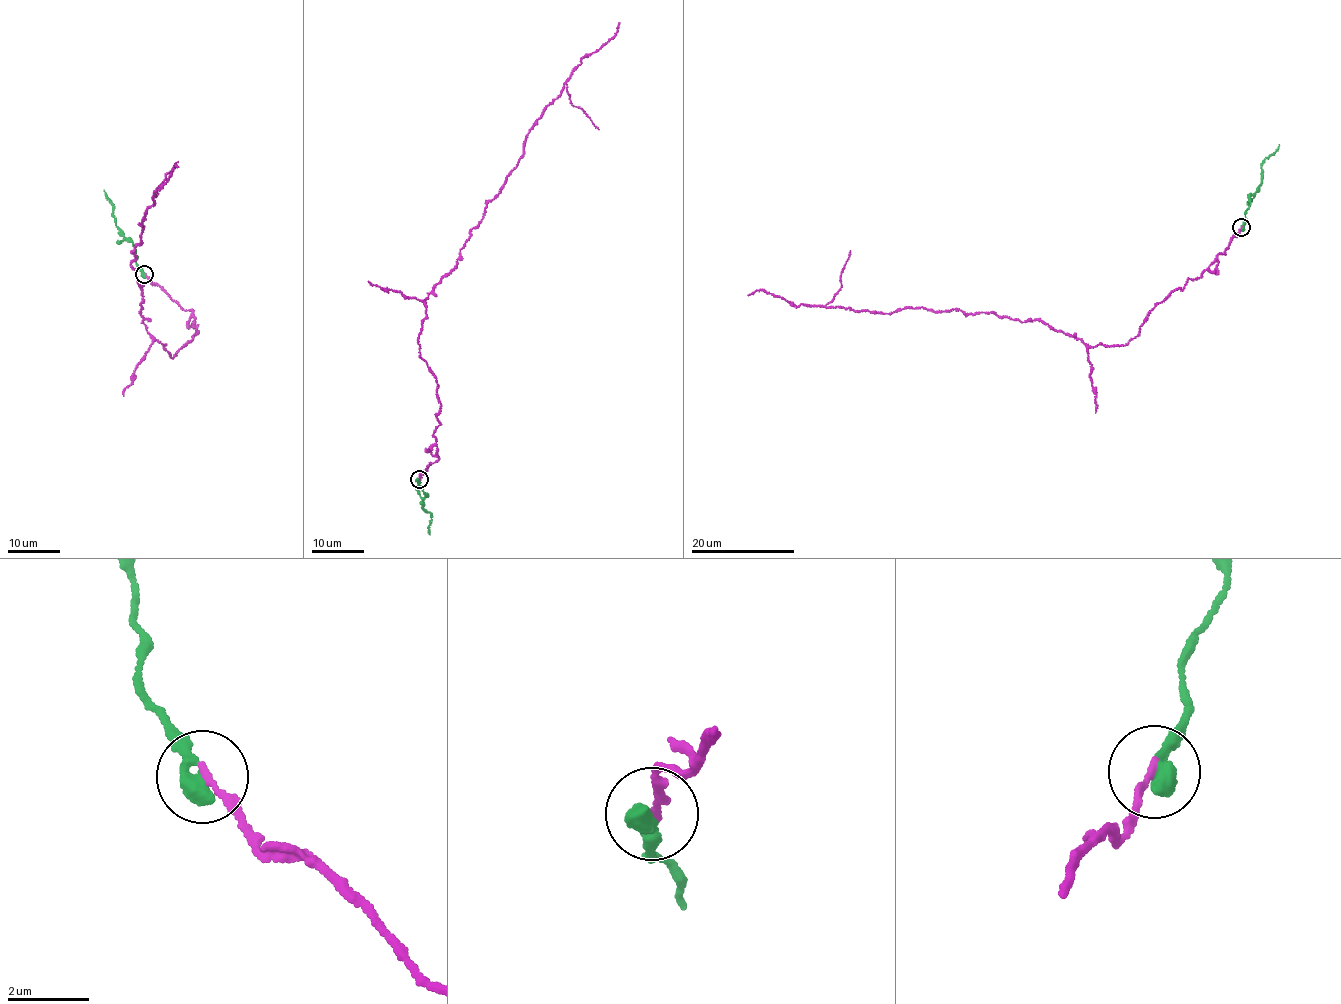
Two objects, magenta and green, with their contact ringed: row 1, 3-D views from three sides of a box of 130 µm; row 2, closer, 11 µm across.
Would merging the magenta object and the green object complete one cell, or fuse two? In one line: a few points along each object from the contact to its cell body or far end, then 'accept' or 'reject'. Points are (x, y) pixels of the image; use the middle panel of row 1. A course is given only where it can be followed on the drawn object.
magenta runs (419, 480), (438, 458), (436, 377), (418, 340), (428, 293), (456, 265), (529, 130), (619, 22); green runs (419, 480), (419, 484), (427, 495), (422, 509), (431, 513), (430, 534); accept

